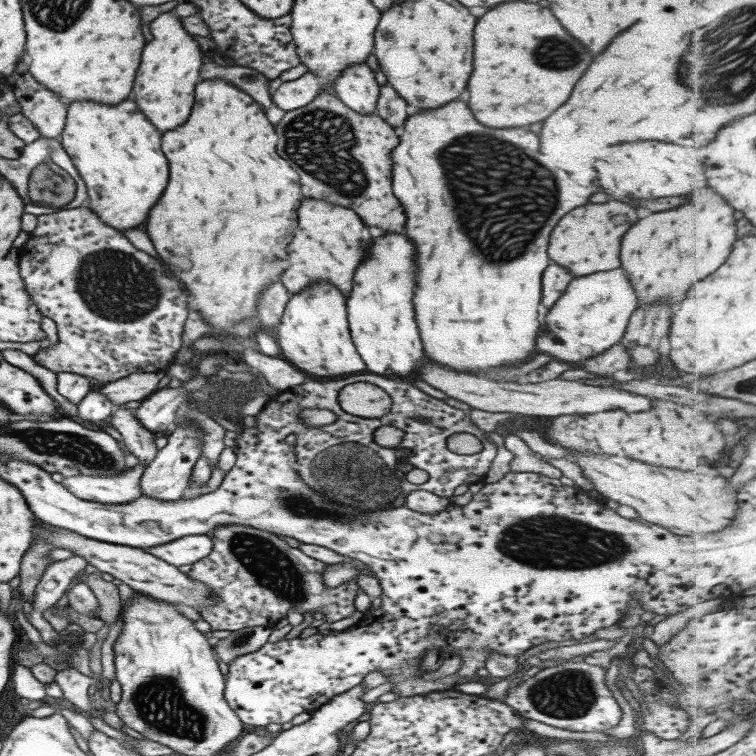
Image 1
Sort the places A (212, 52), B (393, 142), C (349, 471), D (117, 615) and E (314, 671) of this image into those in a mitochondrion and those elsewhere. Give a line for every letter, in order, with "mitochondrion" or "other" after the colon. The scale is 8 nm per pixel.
A: other
B: other
C: mitochondrion
D: other
E: other

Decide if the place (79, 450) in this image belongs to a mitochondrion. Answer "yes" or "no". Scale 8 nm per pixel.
yes

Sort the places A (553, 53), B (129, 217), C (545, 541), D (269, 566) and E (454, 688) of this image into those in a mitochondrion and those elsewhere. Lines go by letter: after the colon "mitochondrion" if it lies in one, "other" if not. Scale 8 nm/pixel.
A: mitochondrion
B: other
C: mitochondrion
D: mitochondrion
E: other

